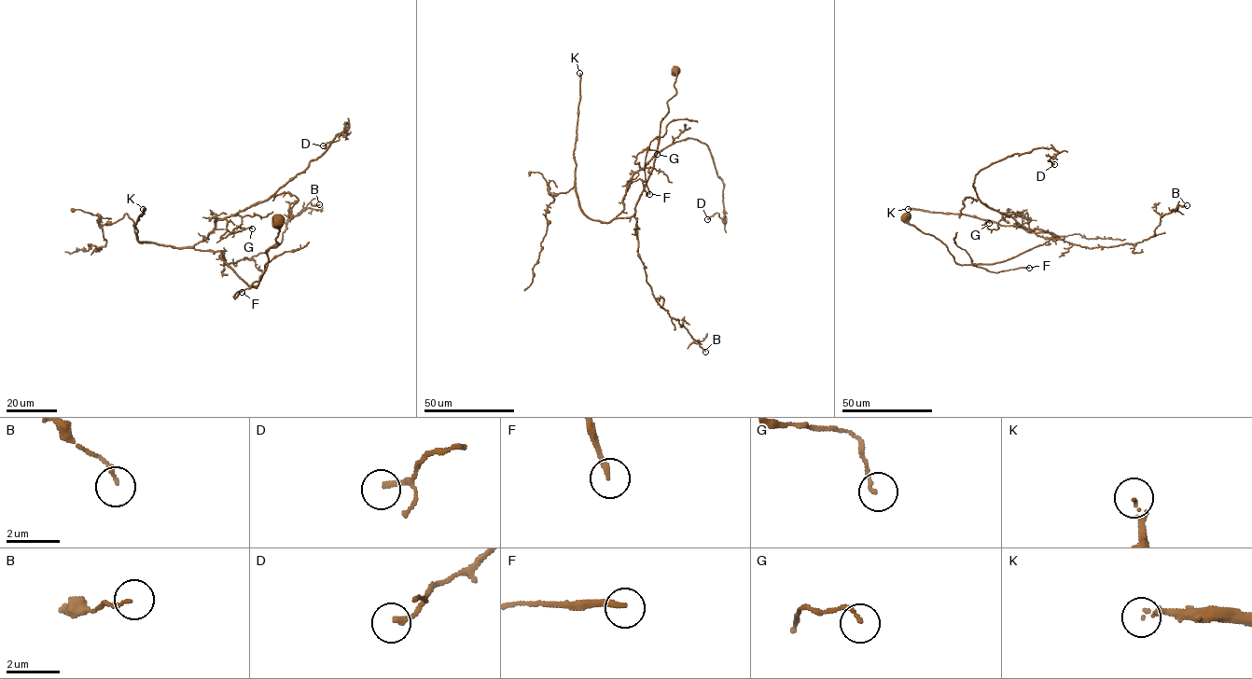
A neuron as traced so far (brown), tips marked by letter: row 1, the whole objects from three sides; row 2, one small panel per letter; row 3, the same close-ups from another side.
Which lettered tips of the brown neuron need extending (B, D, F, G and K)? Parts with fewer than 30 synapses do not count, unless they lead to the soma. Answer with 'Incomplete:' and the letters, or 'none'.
Incomplete: K

